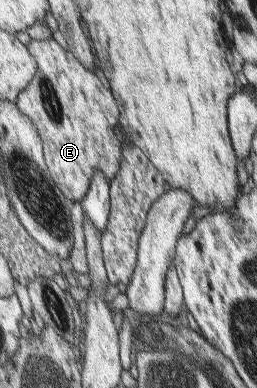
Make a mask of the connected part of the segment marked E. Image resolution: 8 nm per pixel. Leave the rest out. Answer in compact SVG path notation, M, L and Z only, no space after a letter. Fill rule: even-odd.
M32 39L28 47L37 59L38 71L28 89L20 94L17 105L24 115L36 119L36 127L40 127L48 169L56 185L62 189L68 200L82 202L88 197L94 175L98 171L102 171L112 182L120 170L124 146L116 135L121 119L118 101L113 91L110 91L111 87L106 87L106 83L92 69L85 67L70 49L64 49L56 39Z

